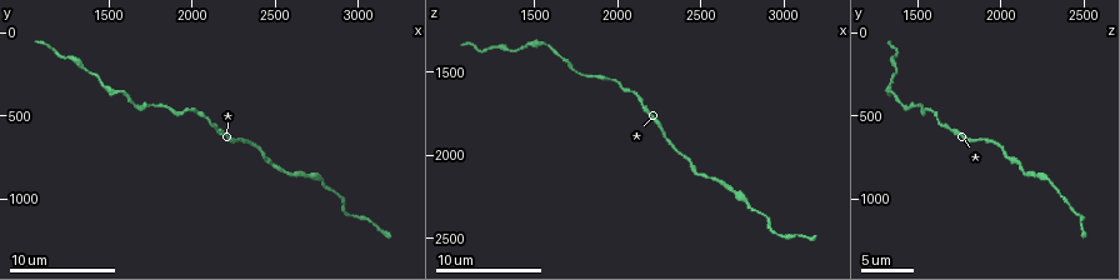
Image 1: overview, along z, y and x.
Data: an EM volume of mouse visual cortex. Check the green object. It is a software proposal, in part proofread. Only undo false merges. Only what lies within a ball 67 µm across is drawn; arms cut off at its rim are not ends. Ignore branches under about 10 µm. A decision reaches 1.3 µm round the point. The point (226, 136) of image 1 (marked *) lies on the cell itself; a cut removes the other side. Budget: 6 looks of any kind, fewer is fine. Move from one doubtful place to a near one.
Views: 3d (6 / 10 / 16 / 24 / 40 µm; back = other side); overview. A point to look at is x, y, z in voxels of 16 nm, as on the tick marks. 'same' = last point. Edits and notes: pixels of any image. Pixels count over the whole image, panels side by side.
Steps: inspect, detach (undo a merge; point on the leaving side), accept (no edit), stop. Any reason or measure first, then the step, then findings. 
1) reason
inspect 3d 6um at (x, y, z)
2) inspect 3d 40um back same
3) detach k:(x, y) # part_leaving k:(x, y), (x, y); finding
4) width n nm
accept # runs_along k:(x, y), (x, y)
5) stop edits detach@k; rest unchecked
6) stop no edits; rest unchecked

calibre changes
inspect 3d 6um at (2500, 820, 2120)

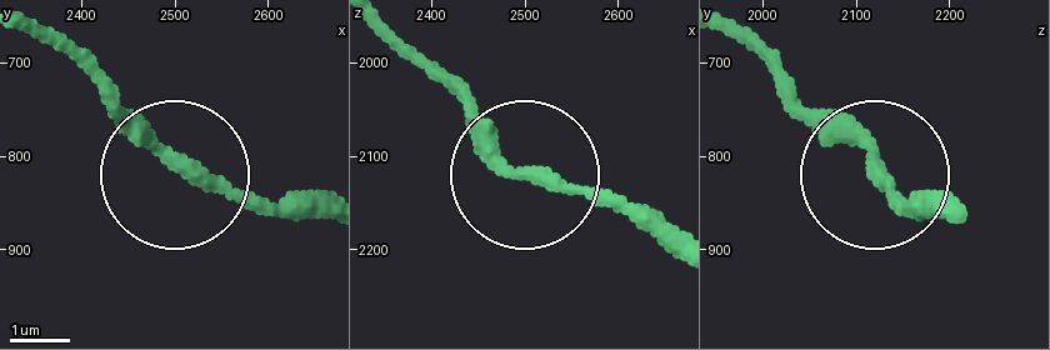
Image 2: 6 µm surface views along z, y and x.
accept # runs_along 2:(721, 24), (910, 213); continuous, no second cell

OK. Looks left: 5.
inspect 3d 10um at (2780, 880, 2280)

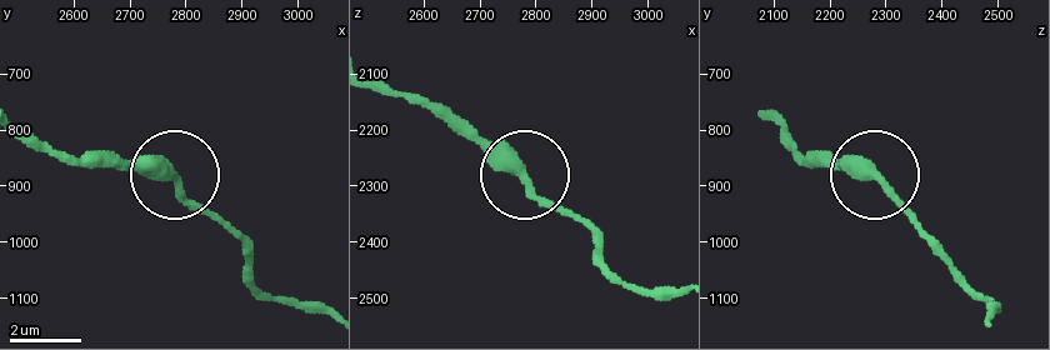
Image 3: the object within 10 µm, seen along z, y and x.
accept # runs_along 3:(375, 83), (439, 104), (474, 128), (596, 241); all the same cell

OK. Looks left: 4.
thick turns thin
inspect 3d 6um at (1580, 380, 1340)

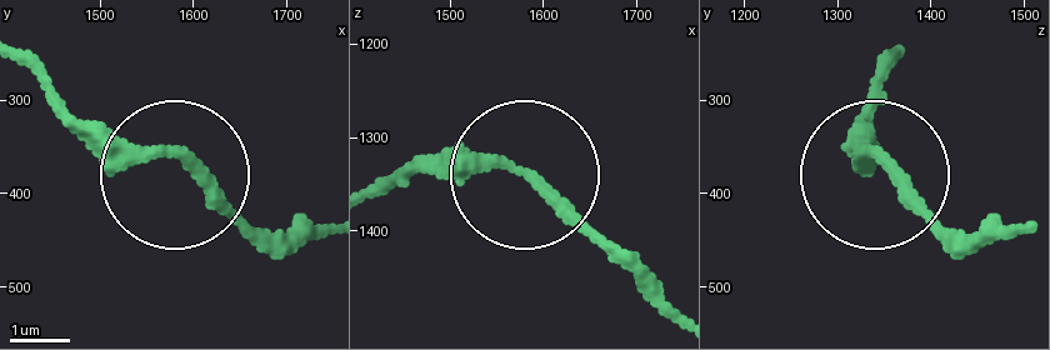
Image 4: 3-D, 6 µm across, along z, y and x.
accept # continuous, no second cell

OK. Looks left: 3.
stop no edits; rest unchecked

